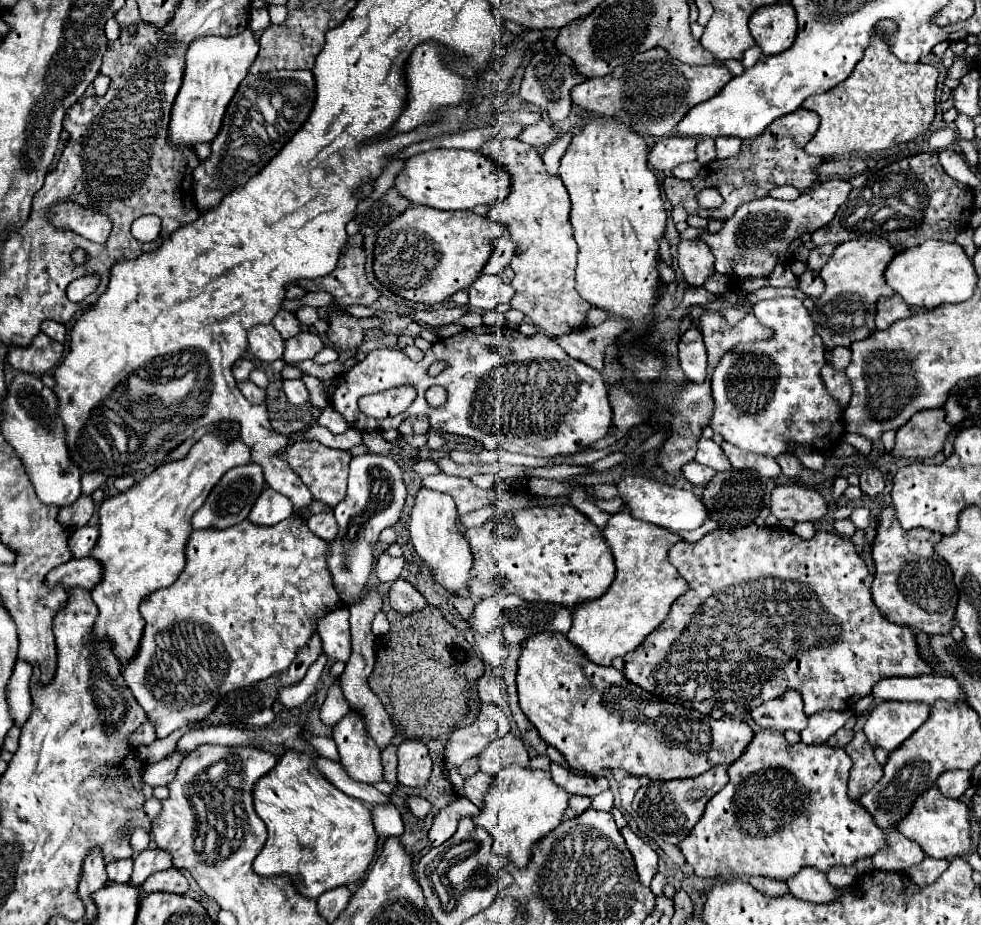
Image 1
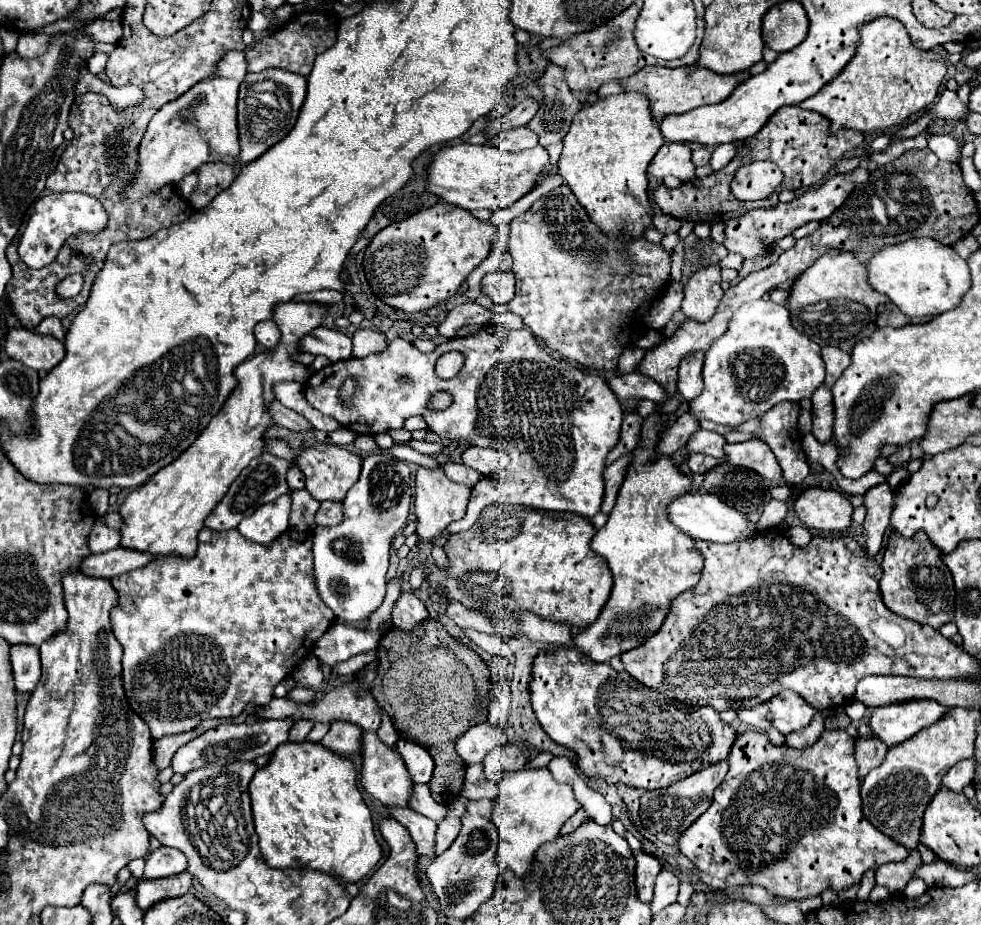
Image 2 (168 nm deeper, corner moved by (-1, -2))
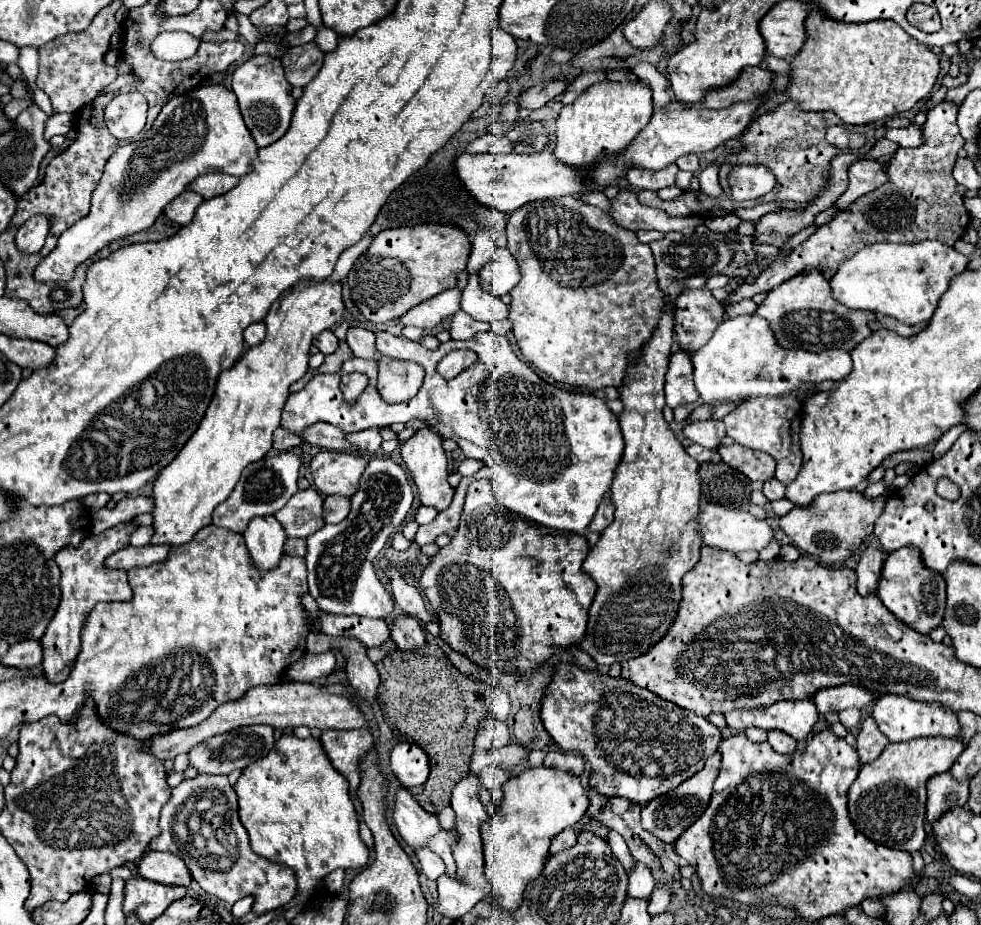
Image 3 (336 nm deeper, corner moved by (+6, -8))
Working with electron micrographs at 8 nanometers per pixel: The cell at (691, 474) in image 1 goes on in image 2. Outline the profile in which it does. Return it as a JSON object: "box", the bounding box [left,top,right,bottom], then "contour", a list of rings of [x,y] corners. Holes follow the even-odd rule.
{"box":[689,453,719,475],"contour":[[[691,453],[691,457],[689,457],[689,469],[693,471],[693,473],[699,473],[699,475],[703,475],[707,469],[711,469],[711,467],[715,467],[719,463],[719,459],[715,459],[715,457],[707,457],[705,453]]]}

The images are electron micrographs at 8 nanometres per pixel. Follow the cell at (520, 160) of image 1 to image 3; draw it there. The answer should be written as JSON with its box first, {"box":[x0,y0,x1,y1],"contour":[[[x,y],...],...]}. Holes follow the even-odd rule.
{"box":[506,195,664,389],"contour":[[[566,195],[560,199],[542,199],[536,203],[528,203],[520,209],[516,209],[512,213],[512,217],[508,219],[506,225],[506,235],[508,235],[508,251],[512,253],[512,257],[518,261],[520,265],[520,273],[522,279],[520,283],[510,291],[510,315],[508,319],[512,321],[512,333],[520,345],[522,355],[534,363],[544,375],[552,377],[558,383],[568,383],[574,387],[588,387],[588,389],[602,389],[602,387],[620,387],[622,379],[626,375],[626,355],[634,349],[640,349],[650,335],[654,333],[658,321],[660,321],[660,313],[664,307],[664,293],[660,291],[658,283],[656,283],[656,265],[654,265],[654,257],[652,257],[652,249],[650,245],[644,245],[638,241],[634,231],[626,231],[616,225],[616,221],[602,209],[584,203],[580,197],[576,195]]]}

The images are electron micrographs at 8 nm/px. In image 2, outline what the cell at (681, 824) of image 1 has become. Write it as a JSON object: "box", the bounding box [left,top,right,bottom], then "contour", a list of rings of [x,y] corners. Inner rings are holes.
{"box":[641,761,727,845],"contour":[[[727,761],[709,765],[707,769],[701,769],[689,777],[685,777],[683,781],[677,781],[675,785],[667,787],[667,789],[659,789],[659,791],[645,791],[641,795],[641,823],[643,827],[657,837],[661,843],[665,845],[675,845],[677,839],[681,837],[681,833],[699,817],[707,811],[707,807],[713,801],[713,791],[723,783],[725,775],[727,775]]]}

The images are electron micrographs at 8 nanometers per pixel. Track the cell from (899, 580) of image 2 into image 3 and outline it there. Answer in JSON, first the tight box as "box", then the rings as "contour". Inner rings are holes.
{"box":[876,547,946,633],"contour":[[[902,547],[898,551],[892,551],[882,567],[882,577],[878,581],[876,595],[884,603],[884,607],[904,621],[908,627],[912,627],[918,633],[930,633],[936,629],[944,619],[944,607],[946,607],[946,581],[940,573],[928,569],[922,563],[918,547]]]}

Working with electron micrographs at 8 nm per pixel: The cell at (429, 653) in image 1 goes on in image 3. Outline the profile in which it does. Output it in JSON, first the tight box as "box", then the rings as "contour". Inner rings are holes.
{"box":[376,643,488,813],"contour":[[[426,643],[416,651],[394,649],[376,663],[380,673],[378,703],[384,721],[398,739],[416,743],[428,753],[430,777],[416,801],[428,813],[440,813],[450,805],[452,789],[468,777],[468,759],[480,721],[488,713],[484,697],[486,683],[458,671],[438,645]]]}

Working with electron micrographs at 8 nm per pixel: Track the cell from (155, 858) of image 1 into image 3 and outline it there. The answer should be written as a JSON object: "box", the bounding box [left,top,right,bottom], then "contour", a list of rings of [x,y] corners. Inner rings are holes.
{"box":[138,851,192,887],"contour":[[[148,851],[138,865],[138,873],[140,877],[162,885],[188,887],[192,881],[184,861],[174,853],[162,853],[162,851]]]}

